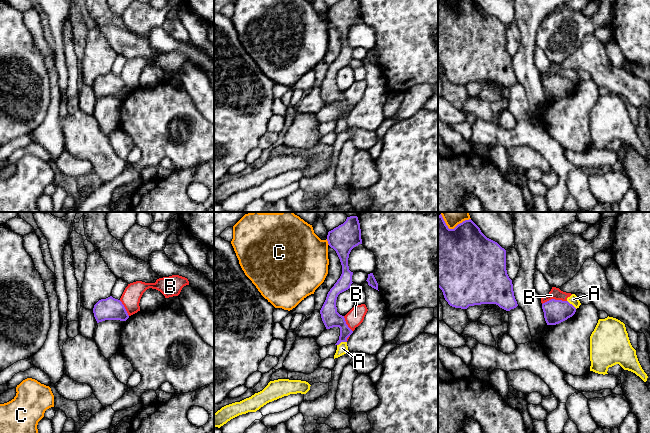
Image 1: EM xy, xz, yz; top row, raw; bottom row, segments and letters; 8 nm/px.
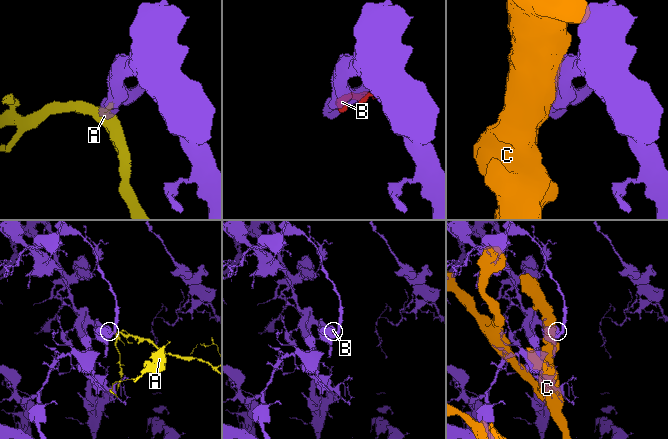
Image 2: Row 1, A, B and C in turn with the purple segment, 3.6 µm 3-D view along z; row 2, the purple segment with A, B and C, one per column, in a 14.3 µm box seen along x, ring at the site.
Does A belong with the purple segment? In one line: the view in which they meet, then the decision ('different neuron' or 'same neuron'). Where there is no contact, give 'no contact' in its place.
xz | different neuron

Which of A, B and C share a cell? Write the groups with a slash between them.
A B / C

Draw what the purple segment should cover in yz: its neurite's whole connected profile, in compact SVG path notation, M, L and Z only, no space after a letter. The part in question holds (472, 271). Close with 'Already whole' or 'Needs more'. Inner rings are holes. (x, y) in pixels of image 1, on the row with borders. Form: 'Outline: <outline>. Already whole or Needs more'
Outline: M442 215L438 216L438 287L455 308L496 304L510 311L518 306L506 270L506 250L487 238L471 219L449 229Z. Already whole

